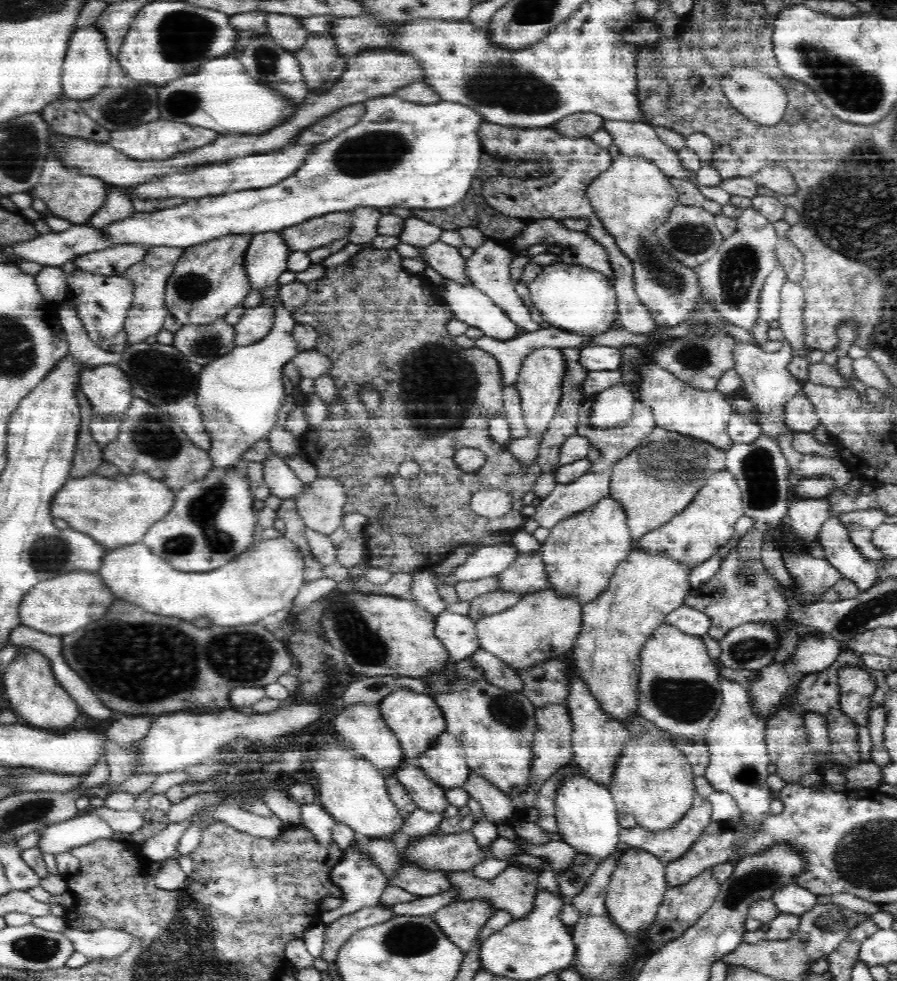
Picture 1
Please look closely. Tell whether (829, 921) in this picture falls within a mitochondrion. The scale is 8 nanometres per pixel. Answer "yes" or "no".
yes

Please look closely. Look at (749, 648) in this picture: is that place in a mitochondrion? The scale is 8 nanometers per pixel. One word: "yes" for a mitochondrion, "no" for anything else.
yes

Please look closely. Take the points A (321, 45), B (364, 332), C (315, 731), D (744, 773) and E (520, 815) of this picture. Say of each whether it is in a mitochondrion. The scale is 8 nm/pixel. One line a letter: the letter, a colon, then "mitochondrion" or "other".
A: other
B: other
C: other
D: mitochondrion
E: other

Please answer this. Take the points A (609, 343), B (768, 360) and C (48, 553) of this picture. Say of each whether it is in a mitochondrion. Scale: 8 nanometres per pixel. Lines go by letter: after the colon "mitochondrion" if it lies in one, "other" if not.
A: other
B: other
C: mitochondrion

